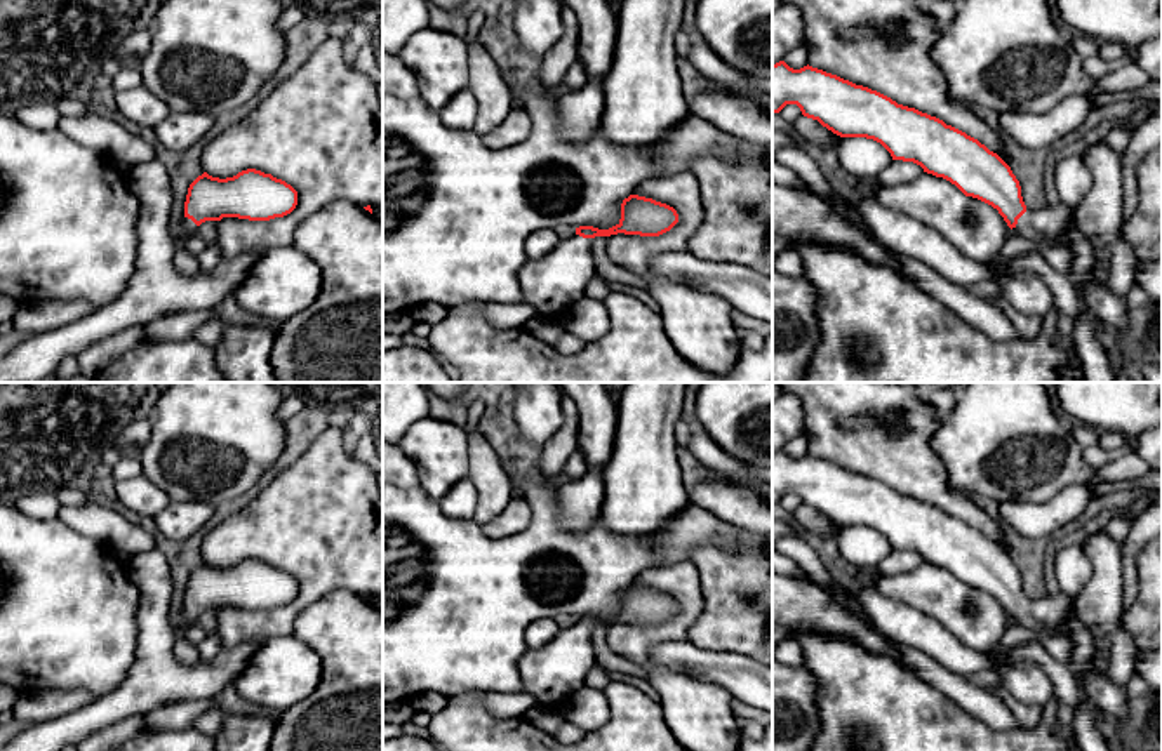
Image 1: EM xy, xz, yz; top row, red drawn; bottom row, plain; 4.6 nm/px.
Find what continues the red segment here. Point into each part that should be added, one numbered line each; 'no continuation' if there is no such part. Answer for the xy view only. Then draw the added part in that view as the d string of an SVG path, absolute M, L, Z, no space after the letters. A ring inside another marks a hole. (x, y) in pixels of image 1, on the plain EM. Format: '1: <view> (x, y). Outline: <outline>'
1: xy (186, 616). Outline: M183 605L183 608L179 612L179 628L181 628L181 633L184 633L184 629L190 628L191 624L195 624L197 617L198 615L191 608Z

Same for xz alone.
1: xz (552, 673). Outline: M572 624L560 629L557 638L544 647L529 648L518 662L524 692L538 701L538 706L562 711L565 702L584 687L591 668L597 666L591 647L591 628Z

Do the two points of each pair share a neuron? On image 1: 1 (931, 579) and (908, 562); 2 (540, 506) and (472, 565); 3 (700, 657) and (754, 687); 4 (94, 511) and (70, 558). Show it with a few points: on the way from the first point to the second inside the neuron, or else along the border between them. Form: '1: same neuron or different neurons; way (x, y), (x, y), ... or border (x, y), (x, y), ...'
1: different neurons; border (924, 562), (908, 571), (881, 576)
2: same neuron; way (538, 529), (501, 565), (494, 565)
3: same neuron; way (714, 668), (722, 668), (740, 677)
4: different neurons; border (56, 518), (103, 543), (113, 553)

